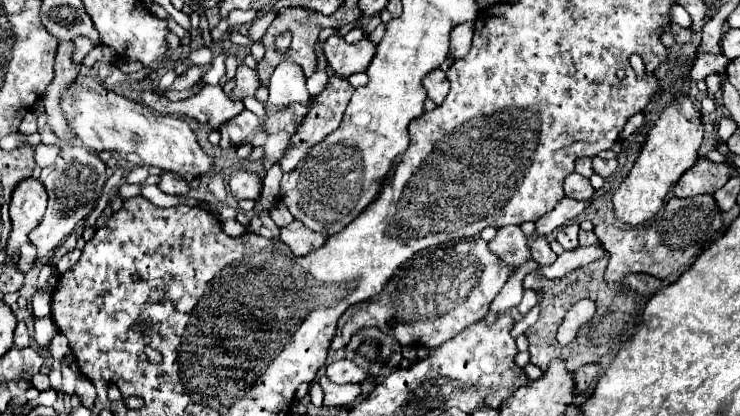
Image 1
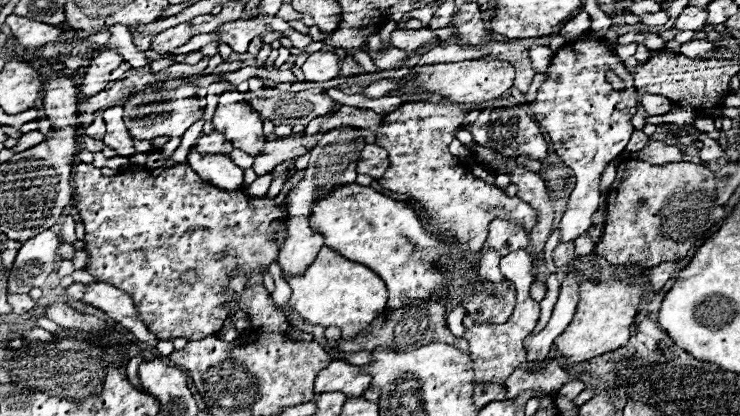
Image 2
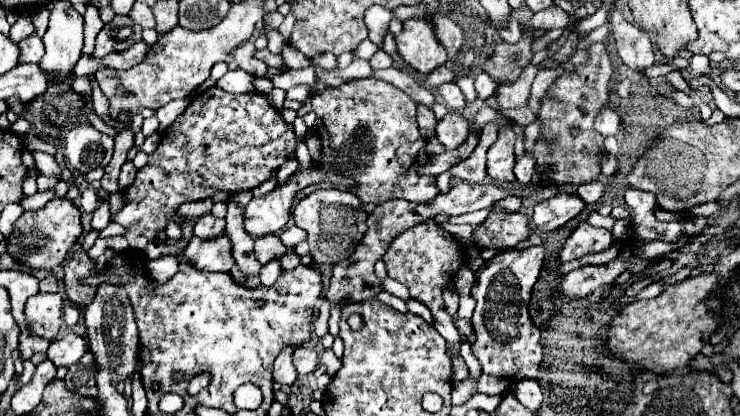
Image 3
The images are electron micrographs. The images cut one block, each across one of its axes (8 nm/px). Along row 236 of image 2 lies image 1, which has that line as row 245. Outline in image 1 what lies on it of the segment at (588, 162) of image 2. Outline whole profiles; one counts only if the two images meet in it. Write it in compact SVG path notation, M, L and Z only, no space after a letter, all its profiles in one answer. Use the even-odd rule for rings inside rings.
M568 224L562 226L556 234L556 240L562 244L564 250L576 250L578 248L578 224Z

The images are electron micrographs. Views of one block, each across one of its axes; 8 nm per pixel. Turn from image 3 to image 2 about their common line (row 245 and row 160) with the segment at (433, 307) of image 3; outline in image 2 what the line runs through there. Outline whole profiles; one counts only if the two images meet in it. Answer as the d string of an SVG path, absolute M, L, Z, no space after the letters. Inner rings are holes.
M410 102L410 104L402 104L398 110L386 114L382 126L376 132L376 142L380 146L384 146L390 154L390 168L378 182L384 188L388 188L392 192L400 192L400 194L408 196L410 200L414 200L414 204L420 206L420 212L424 212L426 216L432 216L430 222L436 222L438 230L456 232L456 234L442 234L442 232L436 232L436 234L448 236L460 244L466 244L464 256L472 256L484 246L484 240L488 236L488 224L492 222L492 218L506 218L510 222L520 224L522 228L532 228L536 222L536 212L530 204L518 200L516 196L510 198L500 188L486 184L484 180L478 180L474 174L468 174L468 170L460 166L460 160L448 152L448 144L454 140L454 134L458 130L458 126L464 122L466 114L468 114L468 110L462 104L454 104L454 102L436 102L436 104L432 104L432 102Z

